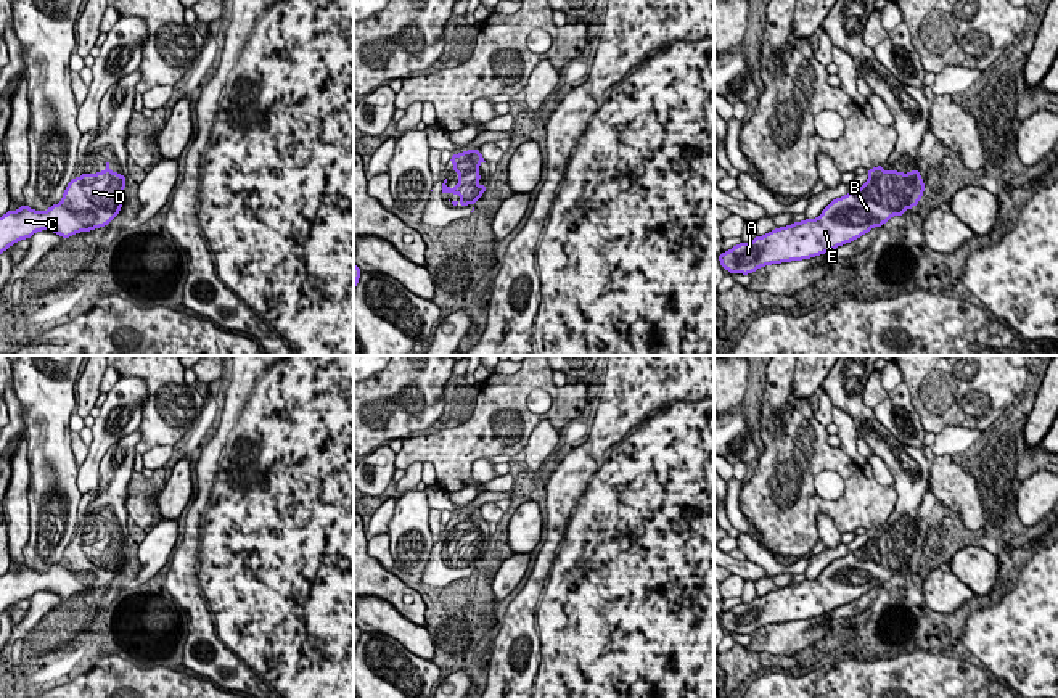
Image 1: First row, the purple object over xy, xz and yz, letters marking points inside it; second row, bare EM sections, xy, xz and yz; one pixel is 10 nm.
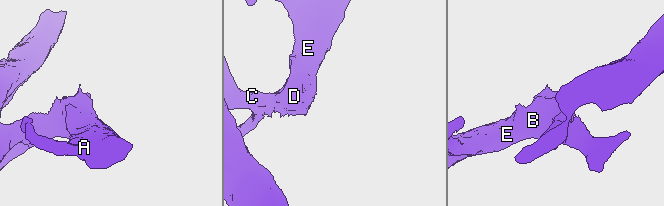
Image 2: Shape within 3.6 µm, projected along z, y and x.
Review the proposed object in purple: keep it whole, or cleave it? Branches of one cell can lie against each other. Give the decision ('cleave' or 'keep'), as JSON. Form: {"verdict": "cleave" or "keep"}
{"verdict": "keep"}

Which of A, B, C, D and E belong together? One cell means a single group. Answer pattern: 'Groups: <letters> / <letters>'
Groups: A B C D E

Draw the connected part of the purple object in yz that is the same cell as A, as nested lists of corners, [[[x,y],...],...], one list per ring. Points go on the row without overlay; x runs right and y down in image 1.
[[[884,526],[870,529],[865,545],[833,560],[817,579],[775,589],[720,613],[722,629],[751,635],[770,624],[815,618],[860,598],[873,587],[883,587],[892,576],[904,576],[923,556],[920,531],[904,534],[883,529]]]

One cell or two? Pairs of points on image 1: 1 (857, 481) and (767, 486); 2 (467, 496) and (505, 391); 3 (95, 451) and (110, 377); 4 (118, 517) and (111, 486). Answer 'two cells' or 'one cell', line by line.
1: one cell
2: two cells
3: two cells
4: one cell

